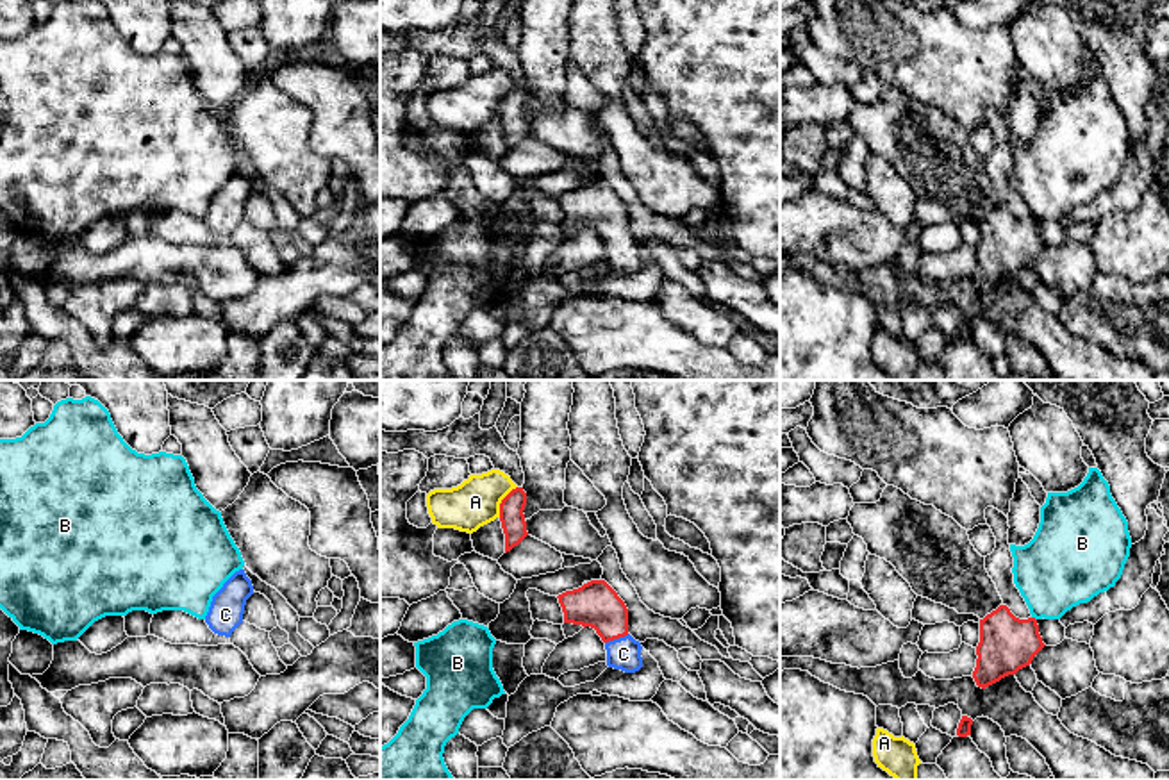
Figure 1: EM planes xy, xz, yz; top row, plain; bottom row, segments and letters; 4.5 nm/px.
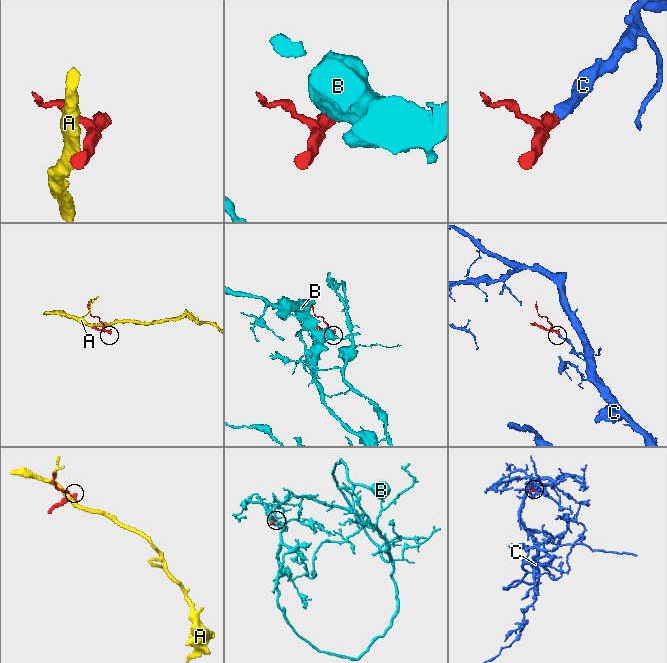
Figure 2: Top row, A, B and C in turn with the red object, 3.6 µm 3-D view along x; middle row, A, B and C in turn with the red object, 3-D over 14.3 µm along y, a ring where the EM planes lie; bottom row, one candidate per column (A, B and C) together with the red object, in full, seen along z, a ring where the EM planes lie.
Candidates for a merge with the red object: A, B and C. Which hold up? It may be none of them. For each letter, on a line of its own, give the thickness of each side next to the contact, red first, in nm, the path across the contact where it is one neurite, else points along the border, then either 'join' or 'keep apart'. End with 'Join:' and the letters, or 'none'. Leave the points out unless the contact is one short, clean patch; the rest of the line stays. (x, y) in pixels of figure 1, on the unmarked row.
A: calibres 110 and 220 nm; border xz (516, 86), (502, 100), (498, 116); keep apart
B: calibres 260 and 360 nm; border yz (1032, 216), (1036, 220); keep apart
C: calibres 200 and 150 nm; way xz (595, 204), (611, 220), (616, 238), (623, 254); join
Join: C

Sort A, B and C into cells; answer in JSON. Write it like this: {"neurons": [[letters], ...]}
{"neurons": [["A"], ["B"], ["C"]]}

